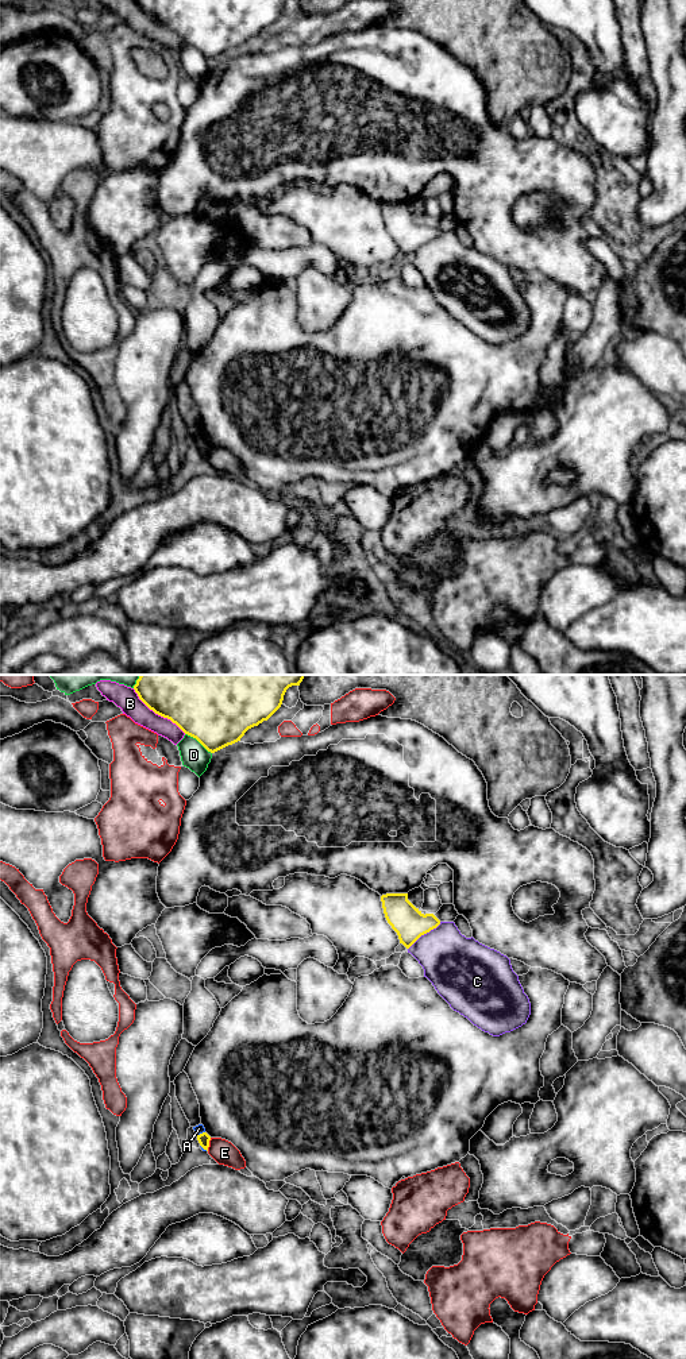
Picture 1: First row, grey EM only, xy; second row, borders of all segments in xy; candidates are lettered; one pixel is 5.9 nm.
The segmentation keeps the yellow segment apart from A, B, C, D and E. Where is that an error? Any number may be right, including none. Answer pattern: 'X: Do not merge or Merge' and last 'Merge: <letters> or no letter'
A: Do not merge
B: Do not merge
C: Do not merge
D: Do not merge
E: Do not merge
Merge: no letter

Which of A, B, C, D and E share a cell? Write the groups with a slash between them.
A / B / C / D / E

